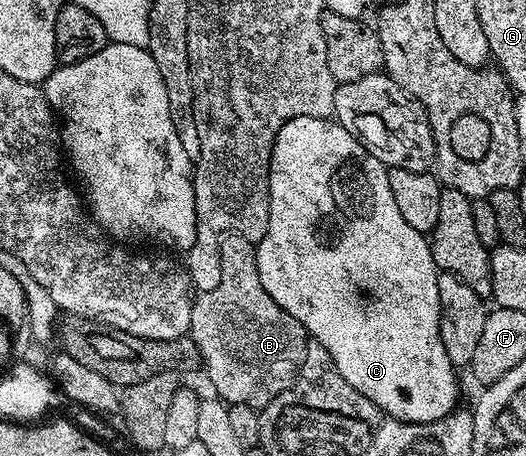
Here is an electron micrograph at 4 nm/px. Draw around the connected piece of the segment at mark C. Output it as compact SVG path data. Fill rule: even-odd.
M298 116L286 124L272 145L272 159L269 172L269 227L265 238L256 246L256 263L262 288L294 320L303 324L311 341L322 344L326 352L330 352L330 360L338 368L342 380L353 386L362 396L366 396L378 408L382 408L390 416L403 422L433 422L444 418L457 409L456 397L460 394L460 386L456 383L457 367L453 366L450 356L446 356L446 348L440 335L440 305L438 304L438 271L432 255L429 239L420 234L410 224L406 224L402 212L398 212L398 204L394 204L394 192L390 192L389 168L374 157L368 148L346 128L332 118L315 118L314 116Z

